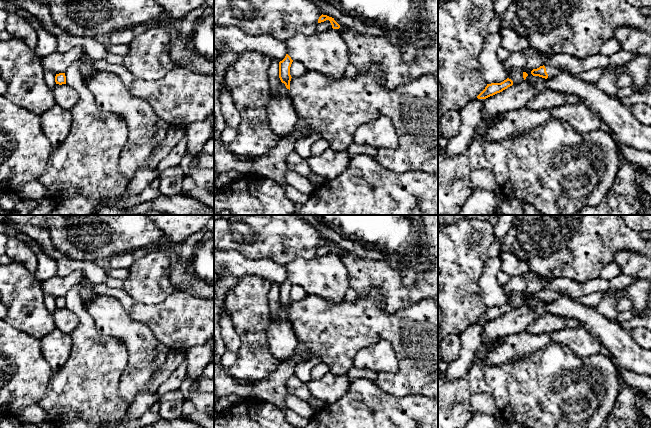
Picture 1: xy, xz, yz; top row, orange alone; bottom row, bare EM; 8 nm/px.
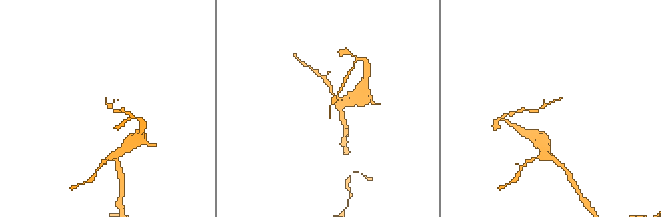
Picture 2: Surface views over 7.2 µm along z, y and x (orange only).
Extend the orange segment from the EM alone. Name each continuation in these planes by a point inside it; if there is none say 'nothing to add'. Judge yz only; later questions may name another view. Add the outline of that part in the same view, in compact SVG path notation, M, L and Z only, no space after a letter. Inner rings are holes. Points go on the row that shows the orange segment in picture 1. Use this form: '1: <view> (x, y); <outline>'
1: yz (551, 71); M545 66L546 68L546 72L548 74L548 78L557 76L558 74L564 72L564 70L562 68L555 68L555 67L551 67L551 66Z

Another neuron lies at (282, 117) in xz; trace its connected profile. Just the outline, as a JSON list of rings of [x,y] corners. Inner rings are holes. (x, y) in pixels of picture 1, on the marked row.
[[[281,80],[277,90],[270,91],[267,114],[270,128],[280,140],[289,137],[299,121],[290,90]]]

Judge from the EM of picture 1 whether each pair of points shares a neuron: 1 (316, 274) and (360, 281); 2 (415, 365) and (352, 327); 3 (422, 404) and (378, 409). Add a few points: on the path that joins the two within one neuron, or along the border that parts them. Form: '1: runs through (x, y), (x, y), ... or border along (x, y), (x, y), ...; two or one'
1: border along (339, 257), (347, 271), (347, 280), (350, 286); two
2: runs through (405, 348), (384, 327), (369, 327); one
3: runs through (411, 409), (389, 409); one

